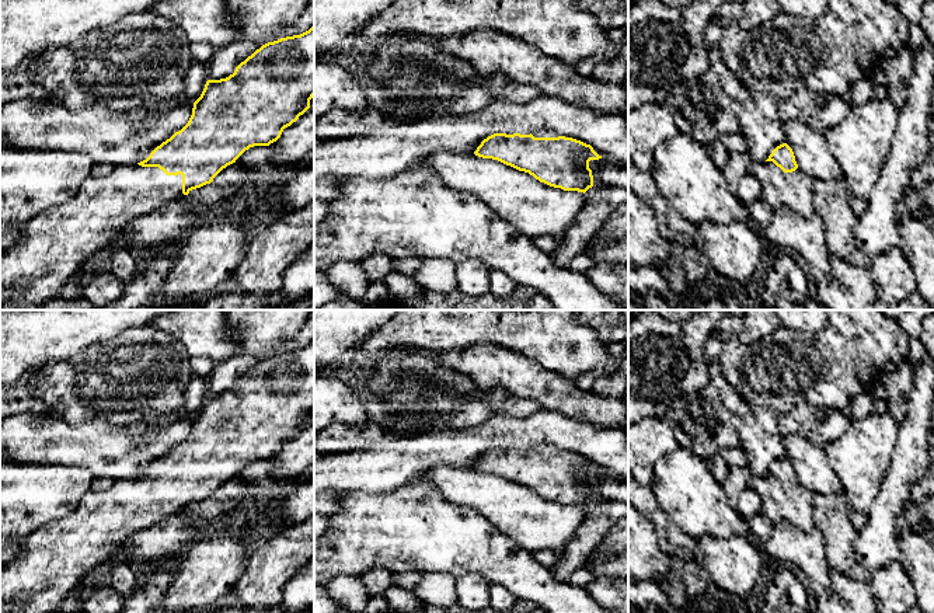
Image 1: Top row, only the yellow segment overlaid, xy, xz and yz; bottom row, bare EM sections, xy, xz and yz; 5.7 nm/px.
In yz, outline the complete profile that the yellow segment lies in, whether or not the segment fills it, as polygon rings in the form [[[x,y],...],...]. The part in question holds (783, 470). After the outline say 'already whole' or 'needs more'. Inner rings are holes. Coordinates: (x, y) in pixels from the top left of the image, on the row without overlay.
[[[787,457],[777,460],[766,476],[749,476],[749,485],[762,499],[760,513],[773,523],[787,520],[804,532],[815,526],[813,494],[798,483]]]; needs more

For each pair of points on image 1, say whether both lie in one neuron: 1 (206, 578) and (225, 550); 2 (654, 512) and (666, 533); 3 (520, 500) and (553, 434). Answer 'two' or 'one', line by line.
1: one
2: one
3: two

